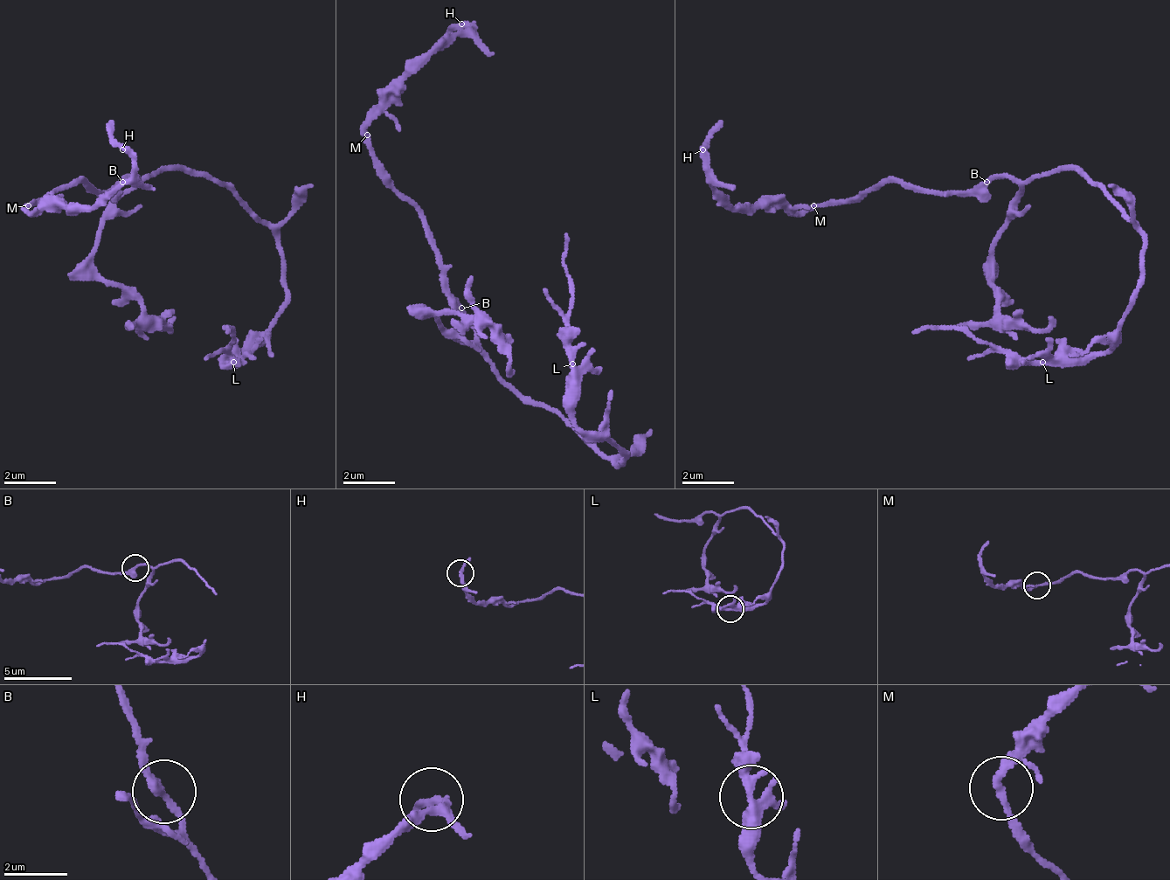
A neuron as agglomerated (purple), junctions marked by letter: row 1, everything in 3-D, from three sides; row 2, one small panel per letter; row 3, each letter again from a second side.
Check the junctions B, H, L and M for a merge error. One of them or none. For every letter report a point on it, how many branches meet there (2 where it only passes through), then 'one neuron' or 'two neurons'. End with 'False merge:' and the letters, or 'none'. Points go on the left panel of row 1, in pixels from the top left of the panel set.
B: (122, 182) | 2 | one neuron
H: (122, 149) | 2 | one neuron
L: (233, 362) | 4 | one neuron
M: (28, 205) | 2 | one neuron
False merge: none

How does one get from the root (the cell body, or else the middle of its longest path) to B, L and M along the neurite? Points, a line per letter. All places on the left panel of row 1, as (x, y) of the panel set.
B: (160, 174), (154, 174), (147, 181), (121, 181)
L: (160, 174), (167, 168), (212, 174), (278, 239), (284, 311), (231, 363)
M: (160, 174), (147, 181), (121, 181), (107, 194), (88, 181), (68, 181), (49, 200), (36, 200), (30, 207)

